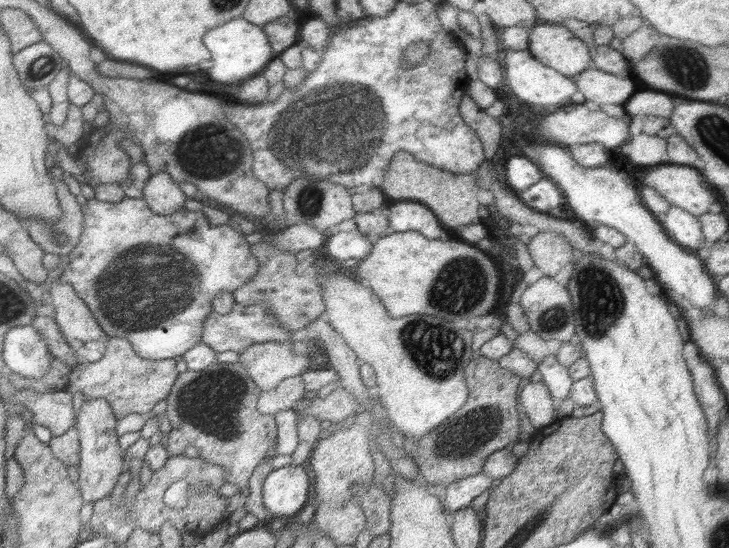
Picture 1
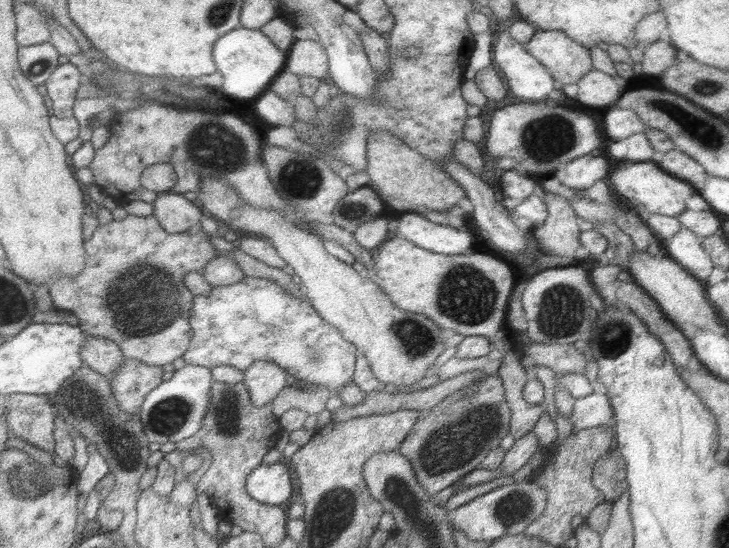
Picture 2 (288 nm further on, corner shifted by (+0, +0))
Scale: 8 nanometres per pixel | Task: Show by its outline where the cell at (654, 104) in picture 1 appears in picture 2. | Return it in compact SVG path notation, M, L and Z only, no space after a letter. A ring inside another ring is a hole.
M609 108L607 114L599 122L601 122L603 134L615 142L629 138L631 134L647 130L645 124L637 118L637 114L629 108L613 108L613 110Z

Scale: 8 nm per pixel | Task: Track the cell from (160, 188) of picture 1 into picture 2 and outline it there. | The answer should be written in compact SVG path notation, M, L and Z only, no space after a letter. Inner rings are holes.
M161 192L151 204L153 204L153 218L157 220L157 224L161 224L163 232L181 234L199 228L203 212L199 212L197 206L193 206L191 200L187 200L185 196Z

